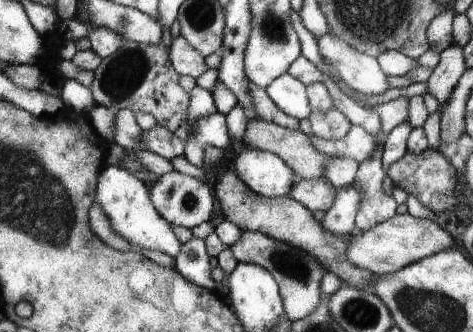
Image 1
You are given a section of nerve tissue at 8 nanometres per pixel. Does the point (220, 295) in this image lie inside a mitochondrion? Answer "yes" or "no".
no

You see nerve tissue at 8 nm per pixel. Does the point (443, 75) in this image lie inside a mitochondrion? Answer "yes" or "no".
no

